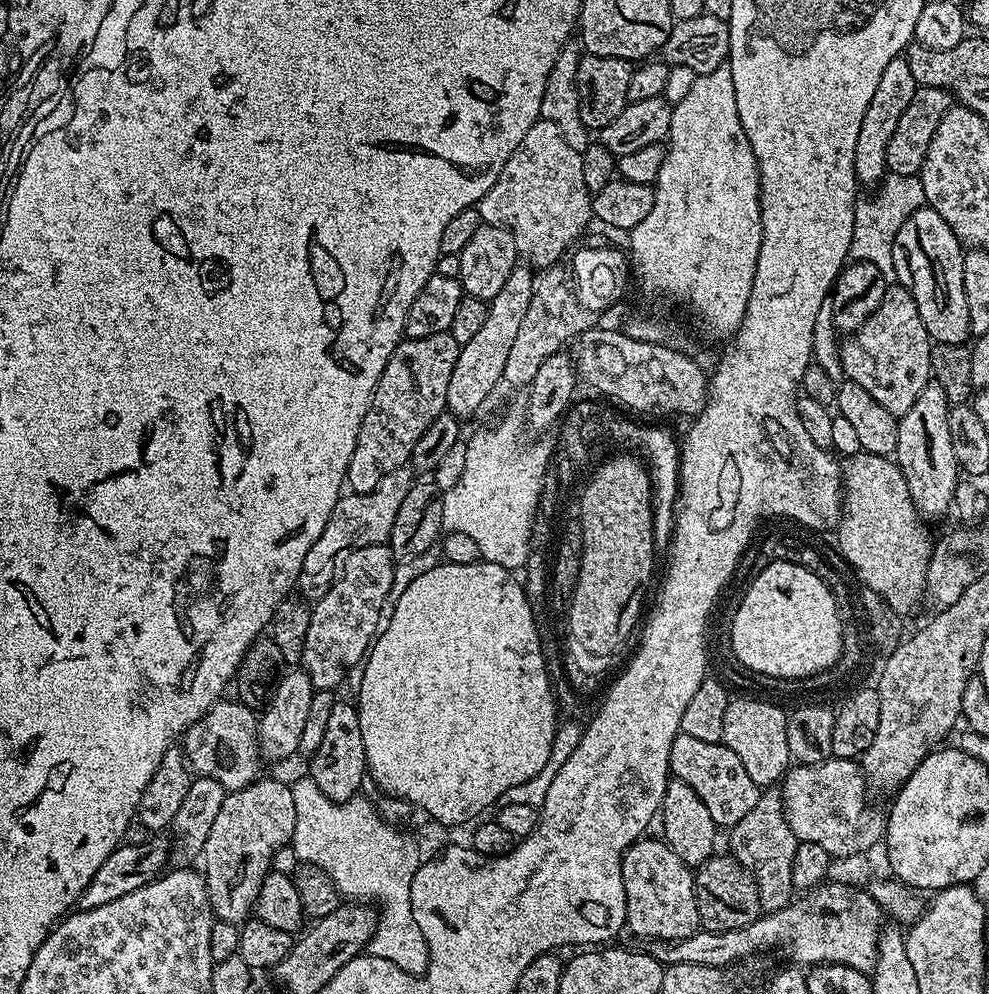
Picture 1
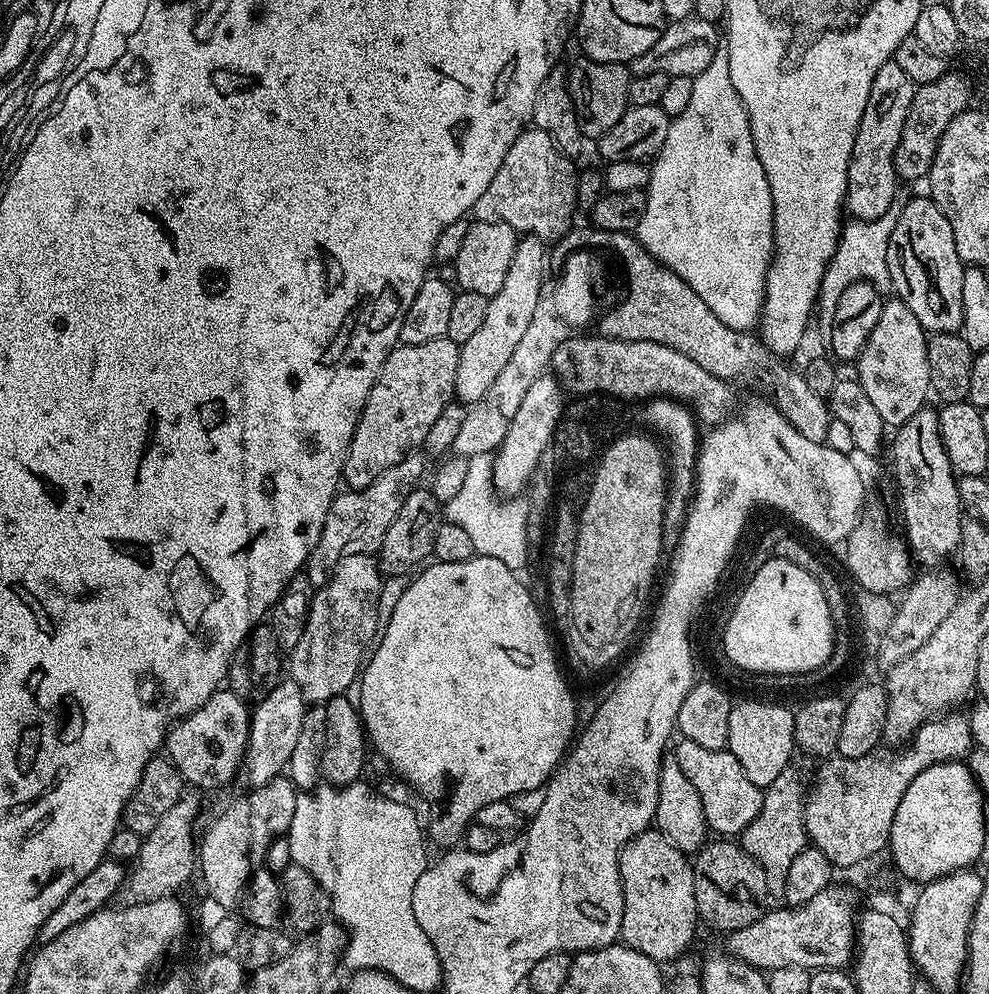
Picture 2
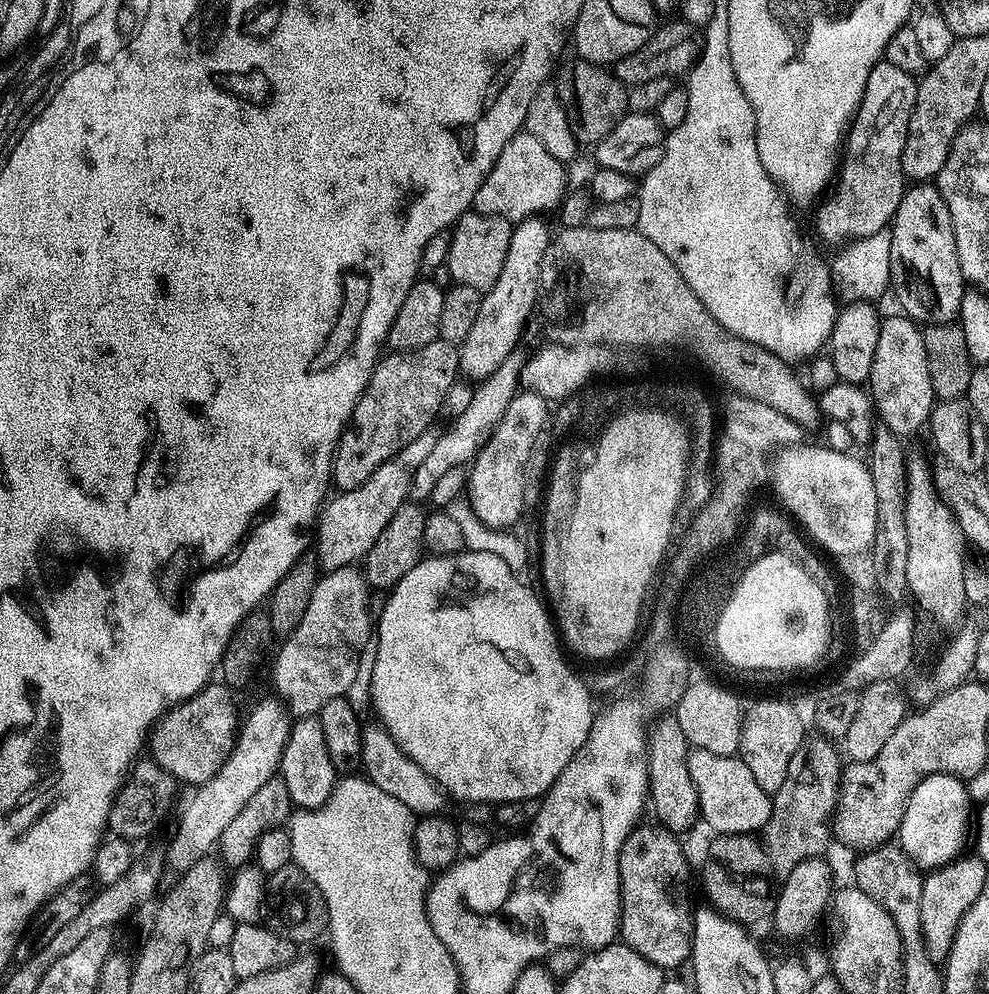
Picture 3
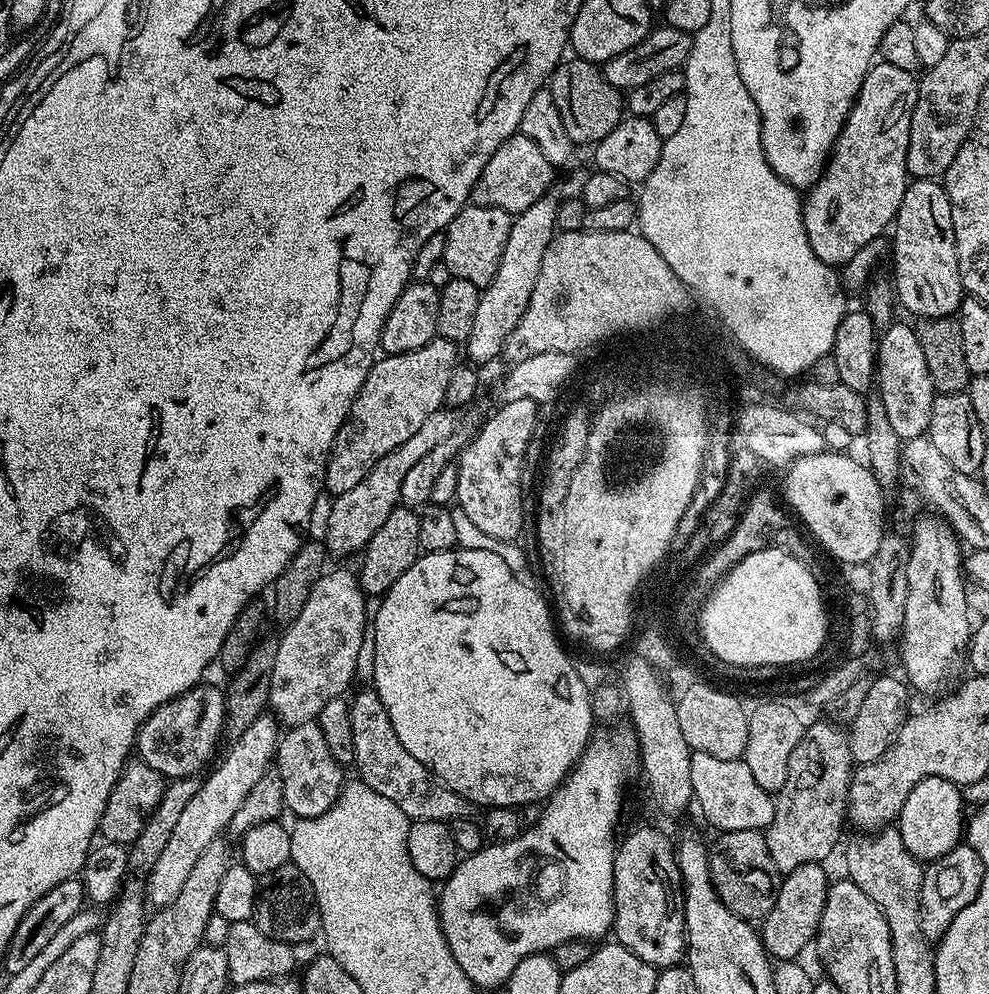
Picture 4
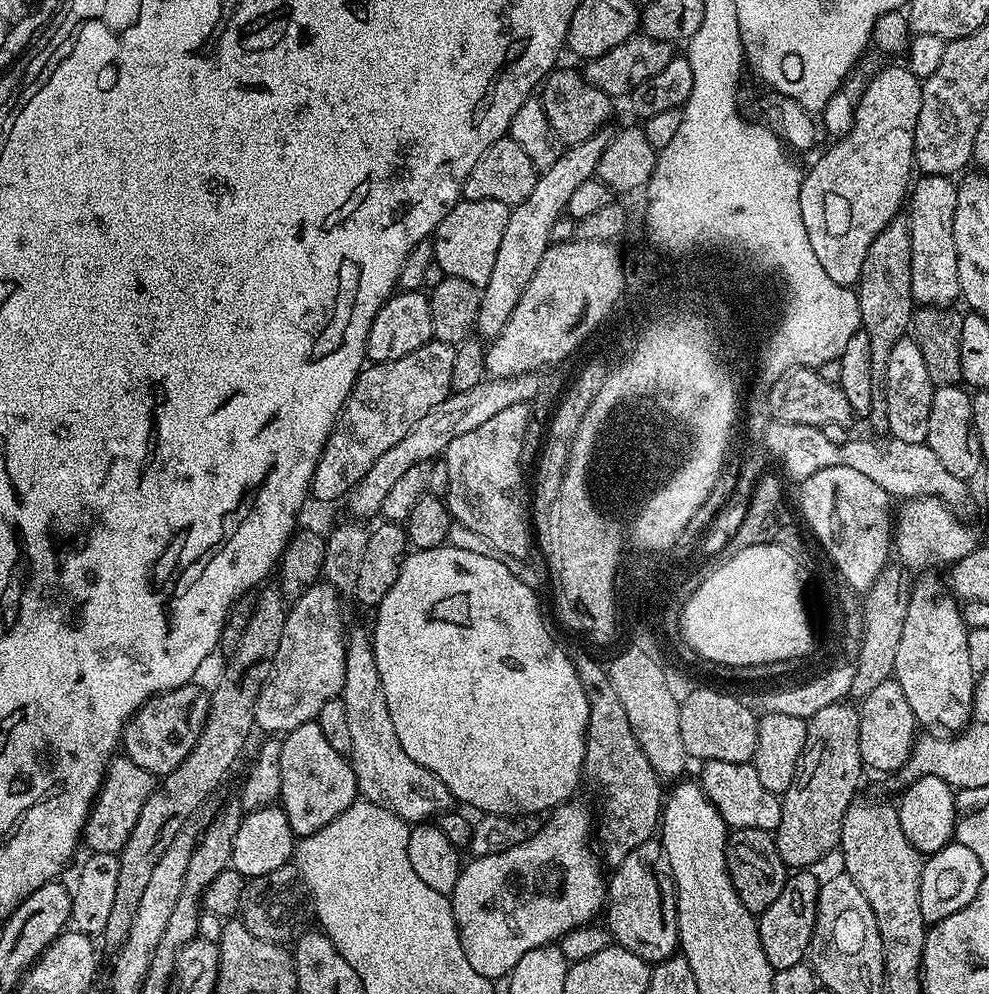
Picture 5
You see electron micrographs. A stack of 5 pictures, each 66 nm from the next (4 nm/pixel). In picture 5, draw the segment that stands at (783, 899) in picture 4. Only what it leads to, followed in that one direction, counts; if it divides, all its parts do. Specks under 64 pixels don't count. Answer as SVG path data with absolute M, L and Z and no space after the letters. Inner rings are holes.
M812 870L793 871L782 886L782 894L778 894L774 902L770 902L765 912L759 913L762 954L766 954L766 962L770 962L774 970L786 970L790 966L805 963L816 921L821 886L821 881L816 880L814 873Z

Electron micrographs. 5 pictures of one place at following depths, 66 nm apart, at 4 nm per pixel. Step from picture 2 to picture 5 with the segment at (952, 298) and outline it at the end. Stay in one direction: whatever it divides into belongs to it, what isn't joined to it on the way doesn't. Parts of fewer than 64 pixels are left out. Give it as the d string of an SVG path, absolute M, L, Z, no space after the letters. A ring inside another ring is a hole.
M921 175L919 179L911 185L910 203L906 208L906 219L910 230L912 298L920 306L930 308L952 306L957 303L955 300L958 300L960 296L958 254L954 250L954 210L956 209L957 185L946 176Z

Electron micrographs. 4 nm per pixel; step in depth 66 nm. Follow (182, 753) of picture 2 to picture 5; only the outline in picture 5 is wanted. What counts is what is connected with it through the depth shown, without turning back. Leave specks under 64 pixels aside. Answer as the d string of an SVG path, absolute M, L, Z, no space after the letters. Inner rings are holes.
M196 682L183 684L169 692L162 692L159 696L152 696L128 719L124 724L122 752L123 755L130 758L130 762L142 766L142 770L152 773L157 778L162 778L173 772L178 766L182 766L186 754L190 754L190 750L194 750L194 742L198 742L208 717L210 692L207 687L199 688L198 685L199 683Z

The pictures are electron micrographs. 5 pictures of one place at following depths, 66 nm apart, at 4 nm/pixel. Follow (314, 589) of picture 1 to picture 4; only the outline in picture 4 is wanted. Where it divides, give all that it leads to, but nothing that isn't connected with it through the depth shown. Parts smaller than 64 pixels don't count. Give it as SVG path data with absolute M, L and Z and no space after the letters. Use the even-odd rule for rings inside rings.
M447 407L430 414L430 418L422 422L422 427L411 438L406 438L406 442L402 442L398 450L386 454L386 458L379 460L374 470L370 470L370 474L366 474L366 478L358 482L358 486L353 486L352 489L346 490L346 494L337 496L331 501L333 504L328 512L328 525L324 528L324 536L322 535L322 543L331 555L333 552L336 556L348 556L351 552L359 553L368 545L370 538L374 538L378 526L382 526L382 522L386 522L386 518L390 518L390 514L400 504L402 478L406 478L406 473L425 454L430 454L434 446L457 435L456 416L457 413Z

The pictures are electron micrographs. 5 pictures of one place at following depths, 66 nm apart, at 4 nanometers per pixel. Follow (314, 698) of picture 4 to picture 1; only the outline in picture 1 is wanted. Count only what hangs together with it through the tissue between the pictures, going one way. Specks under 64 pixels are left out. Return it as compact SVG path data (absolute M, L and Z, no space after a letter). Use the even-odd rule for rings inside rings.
M388 544L354 548L343 557L330 590L326 590L324 597L311 605L312 617L310 630L306 630L306 650L302 668L308 673L313 689L336 690L336 687L347 678L348 671L356 663L357 667L367 657L368 650L378 635L378 614L382 611L382 602L386 602L386 594L390 594L397 563L397 557L392 555L392 549Z

